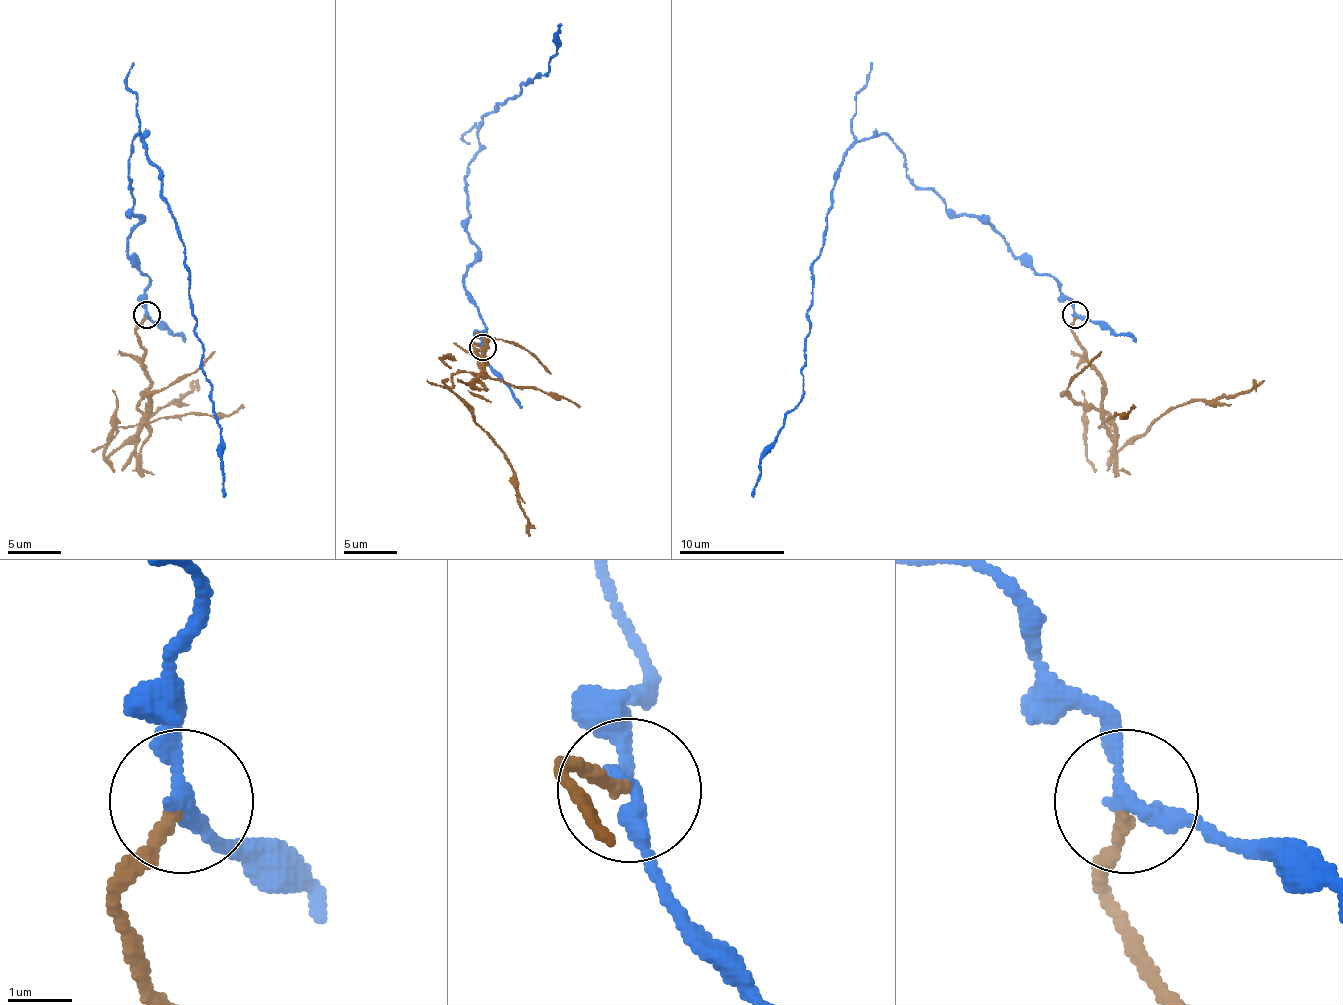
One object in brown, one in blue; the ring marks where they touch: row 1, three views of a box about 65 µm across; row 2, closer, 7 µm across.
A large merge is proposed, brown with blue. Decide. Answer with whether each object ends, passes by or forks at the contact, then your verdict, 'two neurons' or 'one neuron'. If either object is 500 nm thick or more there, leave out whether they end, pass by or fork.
brown ends; blue passes by; two neurons

